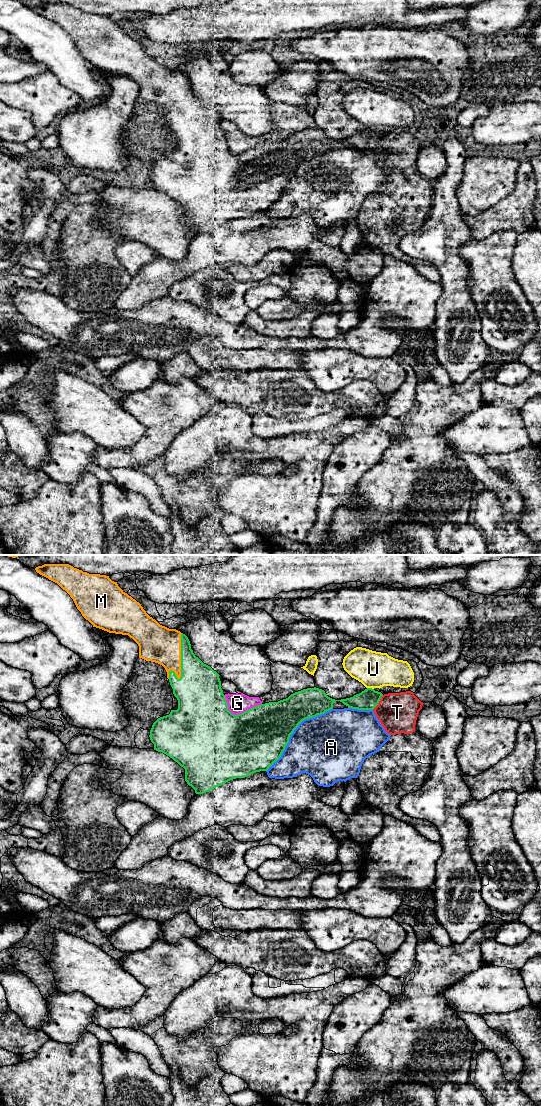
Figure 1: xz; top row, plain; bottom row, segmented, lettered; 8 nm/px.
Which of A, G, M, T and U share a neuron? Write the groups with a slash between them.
A / G / M / T / U

